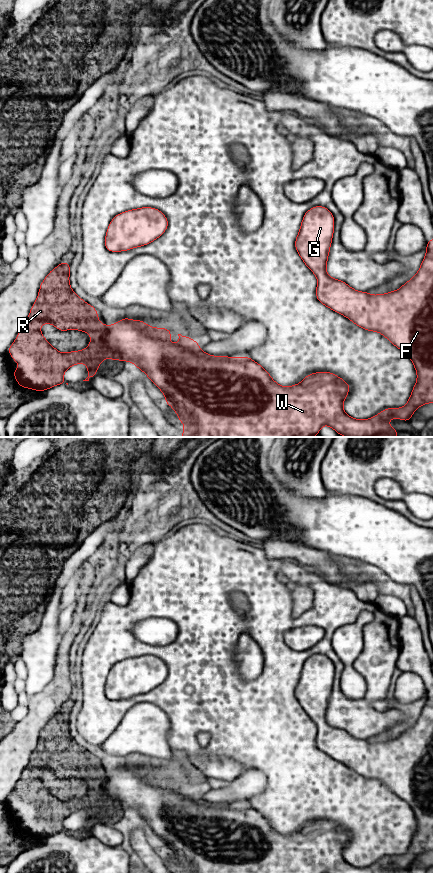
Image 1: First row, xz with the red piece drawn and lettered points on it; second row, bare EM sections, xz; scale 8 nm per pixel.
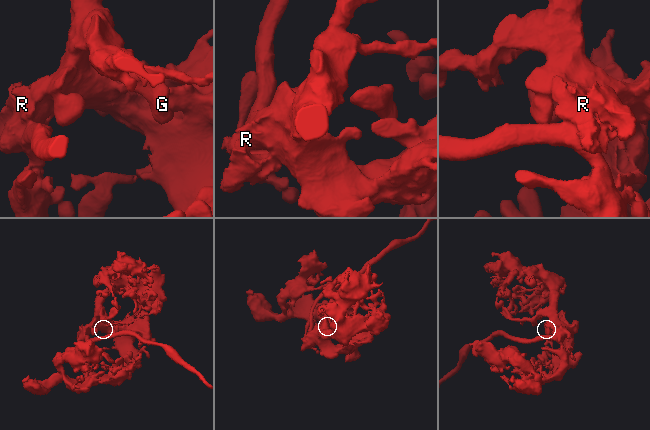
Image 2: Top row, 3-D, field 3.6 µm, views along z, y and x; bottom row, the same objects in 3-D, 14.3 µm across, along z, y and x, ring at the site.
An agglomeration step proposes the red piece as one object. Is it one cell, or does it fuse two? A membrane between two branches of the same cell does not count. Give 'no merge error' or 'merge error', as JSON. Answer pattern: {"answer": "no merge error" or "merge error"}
{"answer": "merge error"}

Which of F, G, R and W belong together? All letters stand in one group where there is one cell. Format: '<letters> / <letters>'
F G W / R

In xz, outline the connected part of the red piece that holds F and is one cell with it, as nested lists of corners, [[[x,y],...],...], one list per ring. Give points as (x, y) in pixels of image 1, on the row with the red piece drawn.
[[[315,206],[309,209],[303,217],[300,230],[298,236],[295,240],[295,248],[300,255],[301,259],[305,263],[305,265],[315,274],[317,277],[317,288],[316,288],[316,298],[319,302],[330,308],[331,310],[342,314],[346,318],[350,319],[357,326],[368,330],[379,332],[383,336],[385,336],[393,345],[395,345],[398,349],[403,351],[413,362],[415,370],[417,372],[417,381],[412,389],[411,396],[407,402],[407,404],[402,408],[387,408],[381,411],[376,416],[360,420],[354,419],[348,416],[343,409],[343,402],[347,397],[348,392],[350,391],[350,385],[347,384],[342,378],[337,377],[334,373],[330,372],[316,372],[306,376],[299,384],[284,387],[277,384],[270,376],[270,374],[257,362],[252,360],[249,357],[226,357],[226,356],[211,356],[205,352],[203,352],[199,348],[199,342],[188,338],[187,336],[179,336],[179,342],[177,344],[172,344],[169,342],[170,336],[173,332],[170,332],[167,328],[155,328],[145,324],[142,320],[130,320],[127,317],[122,320],[114,323],[113,325],[107,326],[100,323],[100,326],[103,329],[104,333],[104,343],[106,346],[106,355],[111,360],[121,360],[132,362],[137,366],[137,369],[141,369],[149,379],[153,381],[153,383],[161,390],[161,392],[165,395],[165,403],[169,404],[176,414],[178,415],[179,421],[184,424],[184,431],[181,437],[313,437],[319,434],[319,431],[322,426],[327,425],[333,428],[340,436],[347,437],[396,437],[399,431],[393,429],[389,426],[389,420],[392,418],[398,418],[403,421],[410,421],[414,411],[427,403],[433,403],[433,239],[427,241],[426,255],[422,261],[422,264],[417,272],[417,274],[411,278],[408,282],[404,283],[403,286],[395,291],[379,294],[379,295],[371,295],[369,292],[360,292],[351,288],[348,284],[341,280],[334,279],[330,277],[326,272],[326,265],[329,256],[329,250],[332,243],[332,237],[334,233],[334,216],[330,210],[323,206]]]

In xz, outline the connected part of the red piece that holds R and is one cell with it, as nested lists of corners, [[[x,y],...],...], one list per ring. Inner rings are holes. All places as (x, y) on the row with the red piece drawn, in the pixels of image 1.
[[[61,262],[55,267],[40,284],[38,297],[32,305],[30,314],[14,343],[7,350],[19,369],[13,370],[15,380],[23,388],[35,391],[45,391],[59,384],[68,383],[64,379],[64,372],[75,364],[85,363],[88,368],[88,377],[83,381],[89,381],[90,377],[97,375],[100,363],[107,359],[104,333],[100,326],[96,309],[78,297],[70,287],[70,267],[68,262]],[[42,324],[52,324],[60,331],[76,329],[91,335],[89,346],[80,351],[61,353],[56,350],[42,335]]]

